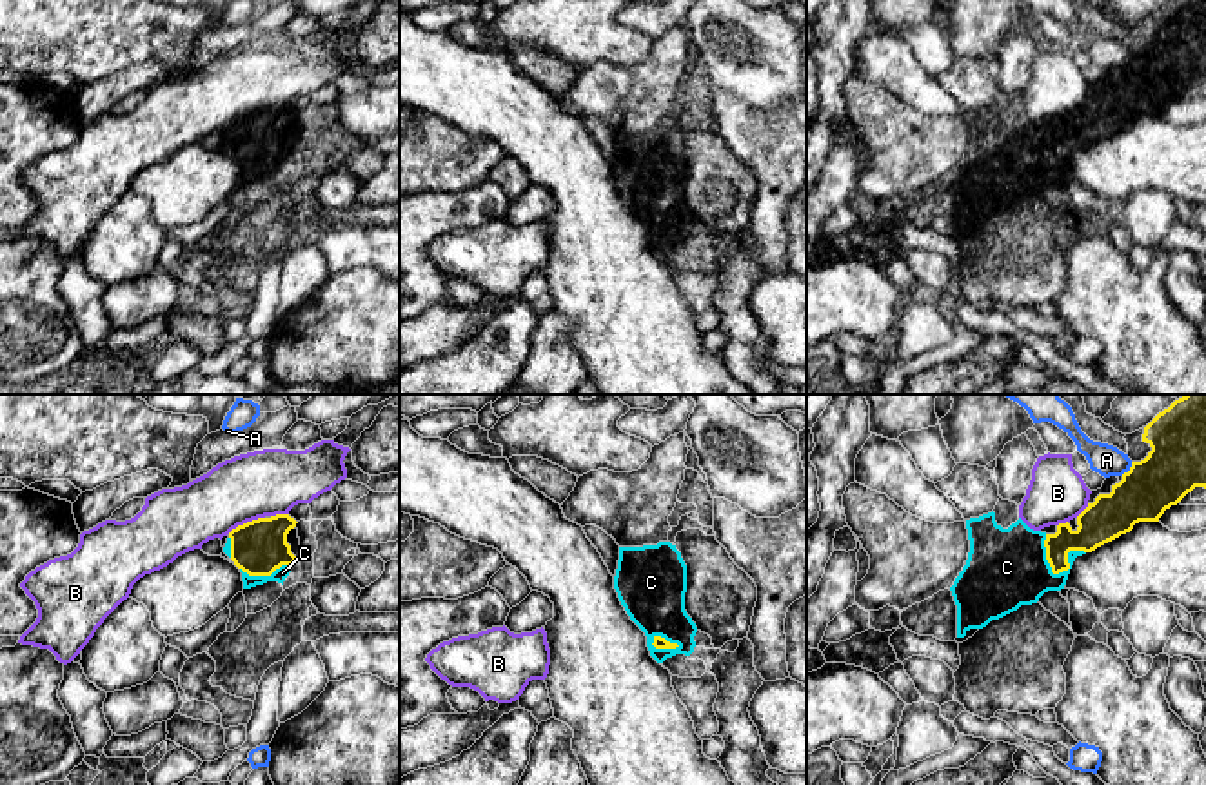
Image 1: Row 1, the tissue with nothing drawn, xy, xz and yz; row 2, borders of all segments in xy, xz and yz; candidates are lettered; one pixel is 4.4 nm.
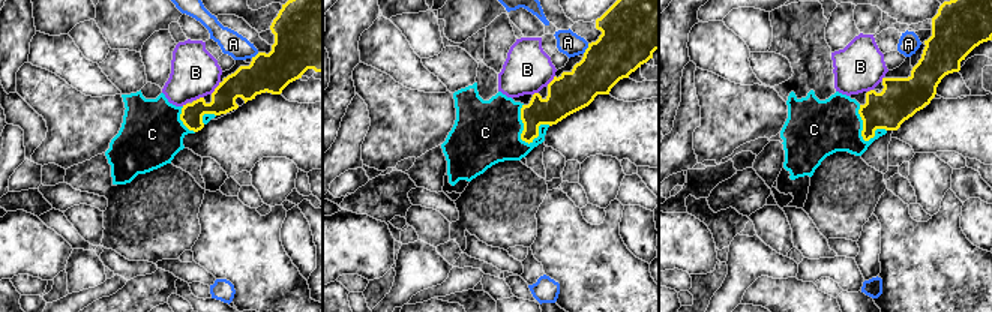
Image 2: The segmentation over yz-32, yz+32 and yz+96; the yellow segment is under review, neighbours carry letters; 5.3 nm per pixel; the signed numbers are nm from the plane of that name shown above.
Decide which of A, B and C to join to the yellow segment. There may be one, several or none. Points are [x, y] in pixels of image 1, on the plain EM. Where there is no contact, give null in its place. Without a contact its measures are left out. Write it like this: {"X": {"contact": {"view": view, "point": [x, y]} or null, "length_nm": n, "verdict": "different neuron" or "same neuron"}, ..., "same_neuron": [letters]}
{"A": {"contact": {"view": "yz", "point": [1130, 62]}, "length_nm": 80, "verdict": "different neuron"}, "B": {"contact": {"view": "xy", "point": [247, 115]}, "length_nm": 180, "verdict": "different neuron"}, "C": {"contact": {"view": "yz", "point": [1057, 166]}, "length_nm": 200, "verdict": "same neuron"}, "same_neuron": ["C"]}

